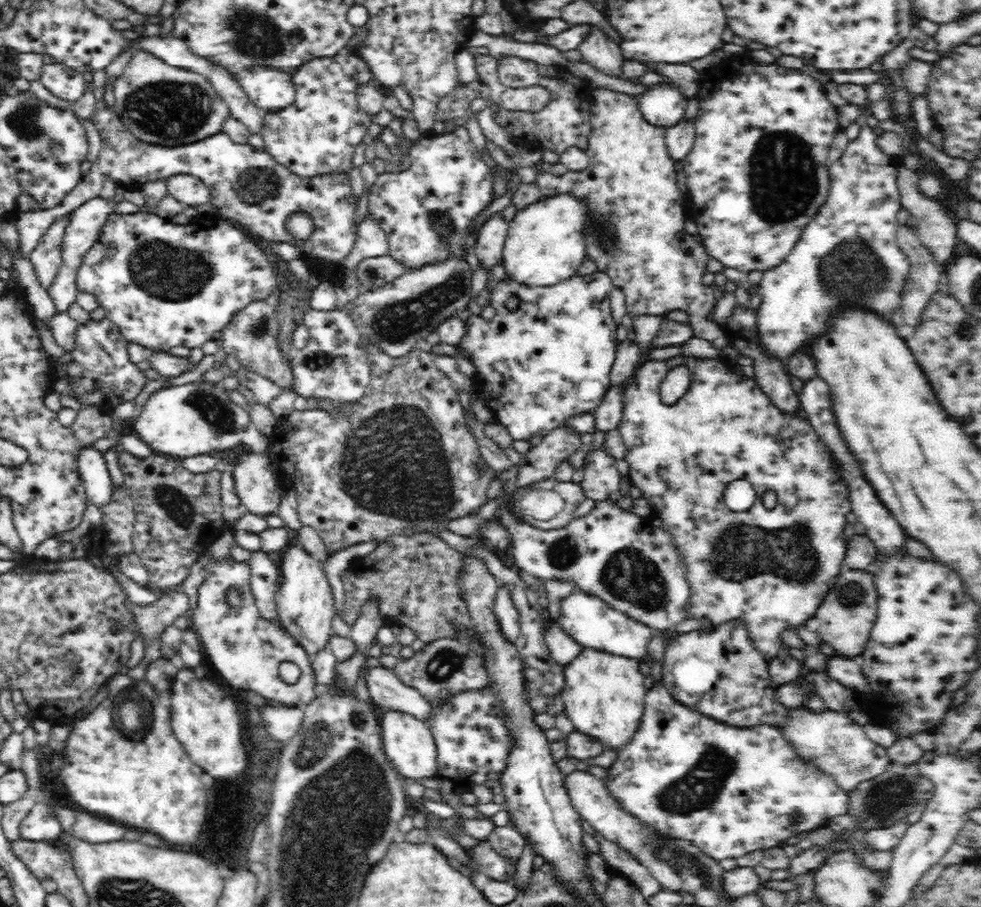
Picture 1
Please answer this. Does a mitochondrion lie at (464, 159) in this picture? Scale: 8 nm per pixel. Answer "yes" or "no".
no

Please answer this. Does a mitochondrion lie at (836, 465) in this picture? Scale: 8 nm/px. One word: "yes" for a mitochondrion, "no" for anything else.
no

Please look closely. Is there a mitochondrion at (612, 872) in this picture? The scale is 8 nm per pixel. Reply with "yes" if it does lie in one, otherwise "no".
no

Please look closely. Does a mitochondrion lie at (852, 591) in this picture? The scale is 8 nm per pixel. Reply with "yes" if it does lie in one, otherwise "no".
yes

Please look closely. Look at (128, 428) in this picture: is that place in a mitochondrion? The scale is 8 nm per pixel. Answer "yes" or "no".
no

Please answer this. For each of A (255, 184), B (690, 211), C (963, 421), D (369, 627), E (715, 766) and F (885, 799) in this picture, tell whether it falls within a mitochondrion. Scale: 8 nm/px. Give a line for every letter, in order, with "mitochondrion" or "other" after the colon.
A: mitochondrion
B: other
C: other
D: other
E: mitochondrion
F: mitochondrion

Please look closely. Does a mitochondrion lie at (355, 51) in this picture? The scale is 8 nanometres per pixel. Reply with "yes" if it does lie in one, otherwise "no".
no

